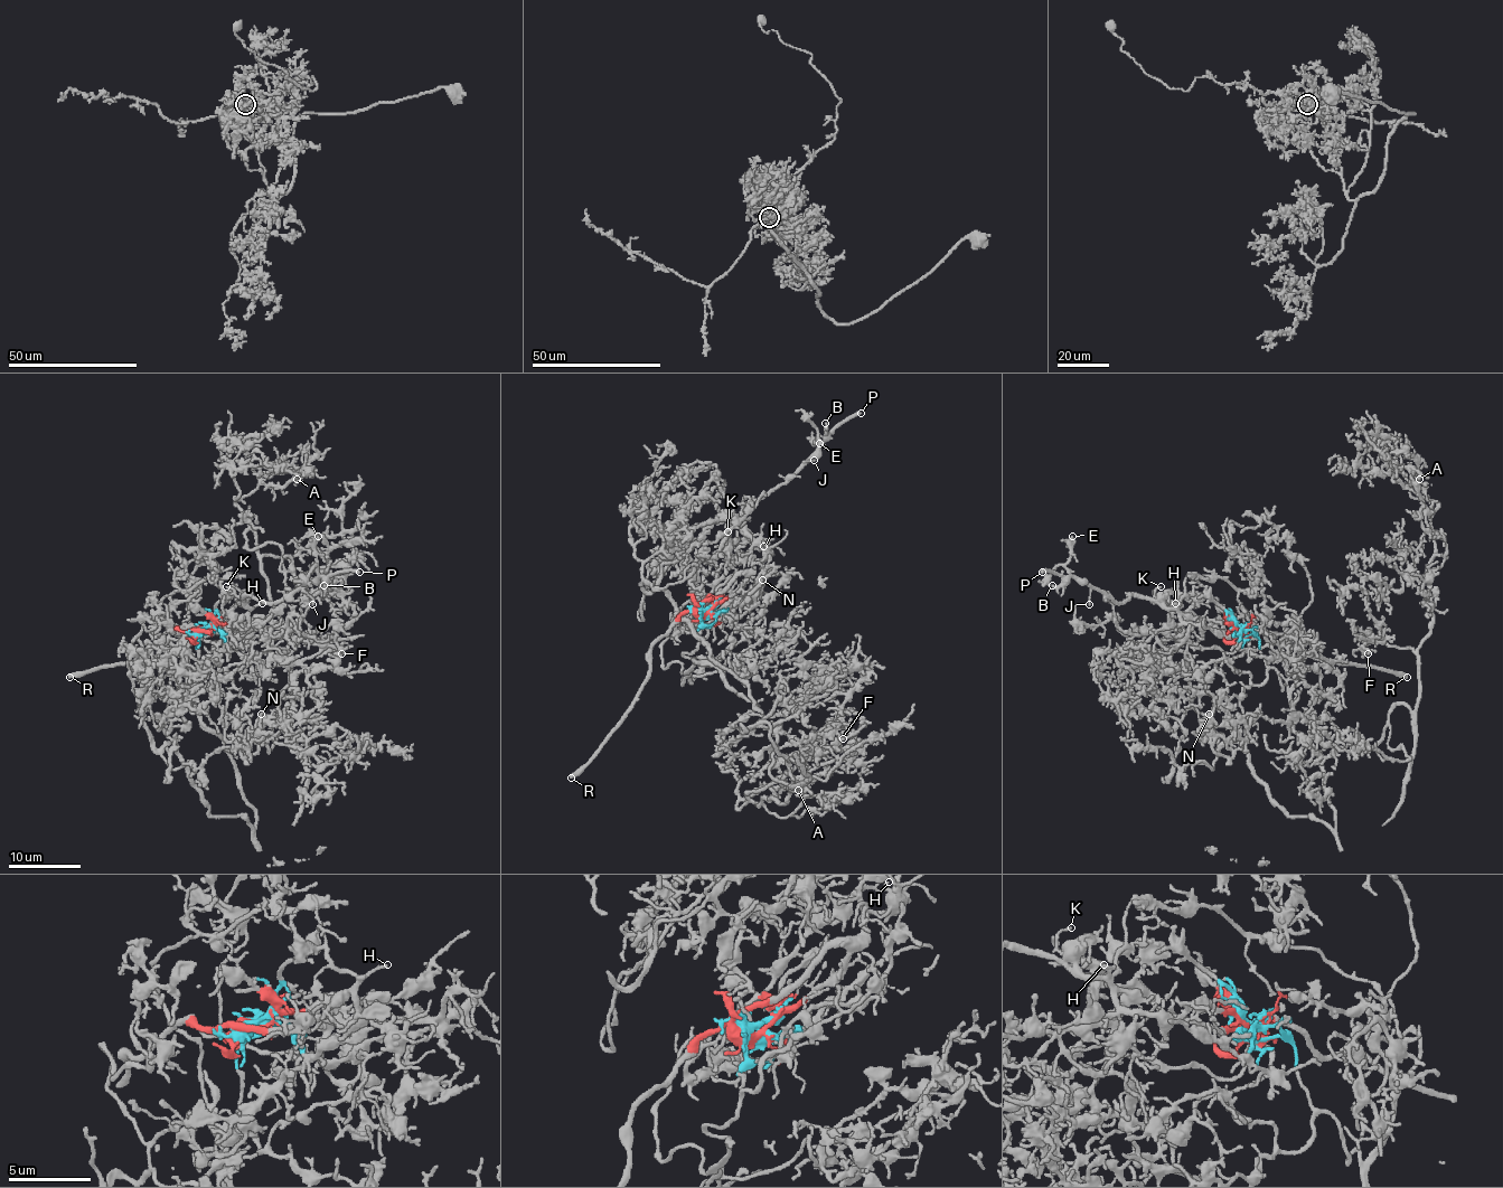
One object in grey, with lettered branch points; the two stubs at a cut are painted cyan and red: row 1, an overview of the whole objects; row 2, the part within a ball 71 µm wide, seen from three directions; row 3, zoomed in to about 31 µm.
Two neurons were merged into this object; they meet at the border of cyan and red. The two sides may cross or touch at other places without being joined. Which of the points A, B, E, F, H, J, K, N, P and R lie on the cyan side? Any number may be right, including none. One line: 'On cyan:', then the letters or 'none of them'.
On cyan: A, F, N

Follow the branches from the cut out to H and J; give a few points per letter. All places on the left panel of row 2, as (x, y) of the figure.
H: (202, 631), (233, 621), (249, 626), (249, 616), (262, 603)
J: (202, 631), (233, 621), (251, 624), (251, 610), (243, 603), (249, 595), (278, 603), (301, 588), (312, 604)

